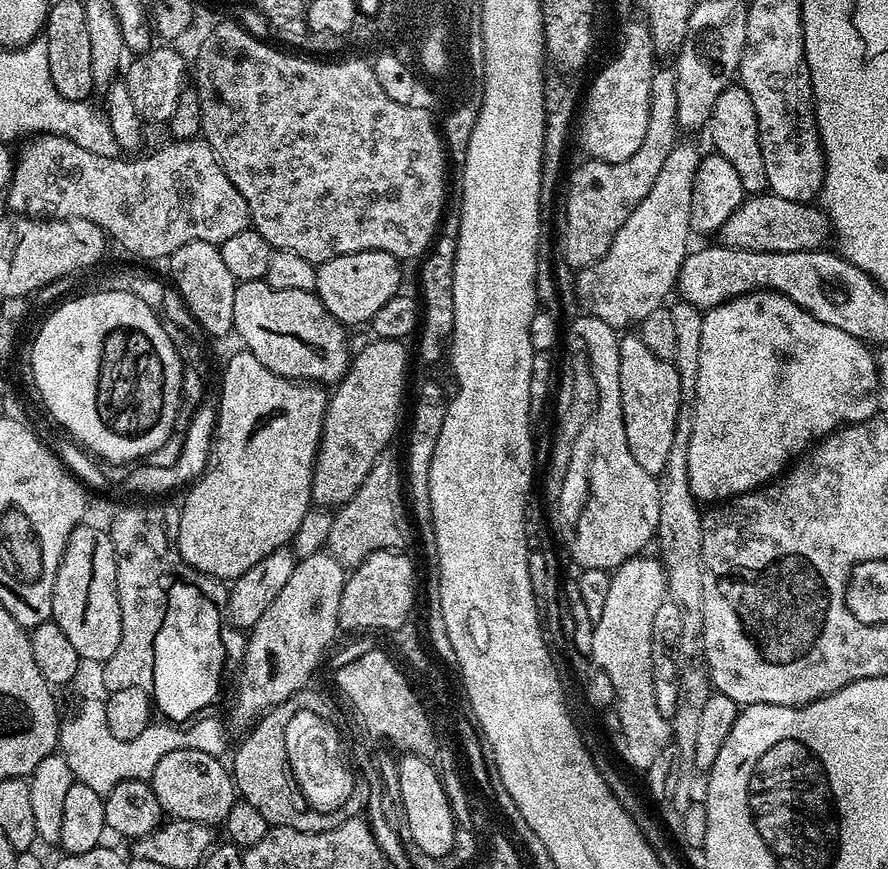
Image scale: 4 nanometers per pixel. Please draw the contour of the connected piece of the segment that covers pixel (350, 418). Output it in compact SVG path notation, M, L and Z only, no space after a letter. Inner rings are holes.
M377 338L370 339L368 345L361 350L360 353L351 357L348 365L348 372L344 375L344 379L335 385L334 391L331 393L328 401L328 408L324 411L324 425L322 426L322 434L320 435L320 445L316 451L316 465L312 471L312 498L319 507L325 510L339 509L350 498L354 498L354 494L362 486L362 482L366 482L366 474L370 474L370 470L374 466L374 462L386 451L388 444L392 440L392 435L396 432L396 427L400 424L400 407L404 404L404 383L408 380L408 352L403 343L399 340L381 340Z

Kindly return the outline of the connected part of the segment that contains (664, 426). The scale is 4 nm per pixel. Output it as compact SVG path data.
M638 334L621 335L618 382L622 382L622 422L626 426L626 446L630 446L630 454L634 454L634 459L638 466L642 466L642 470L659 477L661 470L666 466L666 458L670 458L670 446L674 446L676 423L682 407L680 379L675 363L658 358L658 354L652 353Z

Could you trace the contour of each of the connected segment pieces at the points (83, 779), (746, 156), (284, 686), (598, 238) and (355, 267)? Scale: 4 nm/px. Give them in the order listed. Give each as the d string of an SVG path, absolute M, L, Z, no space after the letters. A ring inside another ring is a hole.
M84 700L80 709L69 720L67 717L61 723L58 752L66 758L66 766L70 766L75 783L85 784L90 786L90 790L107 794L114 790L114 786L118 786L118 782L151 781L154 766L158 766L158 762L162 762L162 758L170 754L170 750L189 748L223 757L229 751L228 740L224 737L225 721L221 717L219 720L216 716L207 716L193 719L187 726L177 726L172 722L153 722L146 726L146 730L142 730L142 734L138 734L138 738L123 740L114 738L114 734L110 734L110 726L106 726L104 700Z
M734 82L726 90L722 90L722 94L718 94L718 102L714 102L714 110L712 117L708 119L706 132L712 135L712 144L716 147L713 148L715 155L726 158L726 162L734 166L745 193L763 193L768 183L766 182L766 166L762 162L762 150L758 142L758 114L754 114L754 102L750 102L750 94L746 94L746 90L739 83Z
M327 550L296 561L294 574L290 574L278 598L270 602L266 614L262 614L247 633L248 645L244 648L244 665L240 668L236 697L226 715L226 724L231 731L233 728L237 734L247 732L267 709L291 700L315 674L324 651L326 656L333 647L332 639L338 634L339 599L345 579L344 565Z
M657 67L652 75L652 86L650 88L650 122L646 122L646 138L642 138L642 146L638 154L630 154L626 162L606 162L605 160L585 159L585 164L580 164L572 172L568 180L568 197L562 200L562 224L564 220L564 249L562 255L573 270L588 268L594 262L598 262L606 254L606 250L612 244L614 234L630 218L630 214L650 194L650 186L654 186L654 178L658 178L658 170L670 158L670 150L678 143L678 90L676 89L676 74L671 67Z
M382 250L342 254L317 267L314 291L322 306L330 310L330 314L339 324L367 325L378 310L386 306L401 291L400 268L401 261Z

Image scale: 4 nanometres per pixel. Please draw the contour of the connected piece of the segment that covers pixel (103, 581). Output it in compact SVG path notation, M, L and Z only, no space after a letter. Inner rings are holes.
M85 522L70 534L58 566L58 578L54 578L52 619L62 626L81 661L103 662L118 650L122 638L122 614L118 606L116 559L112 539L103 527L95 528L91 522Z

